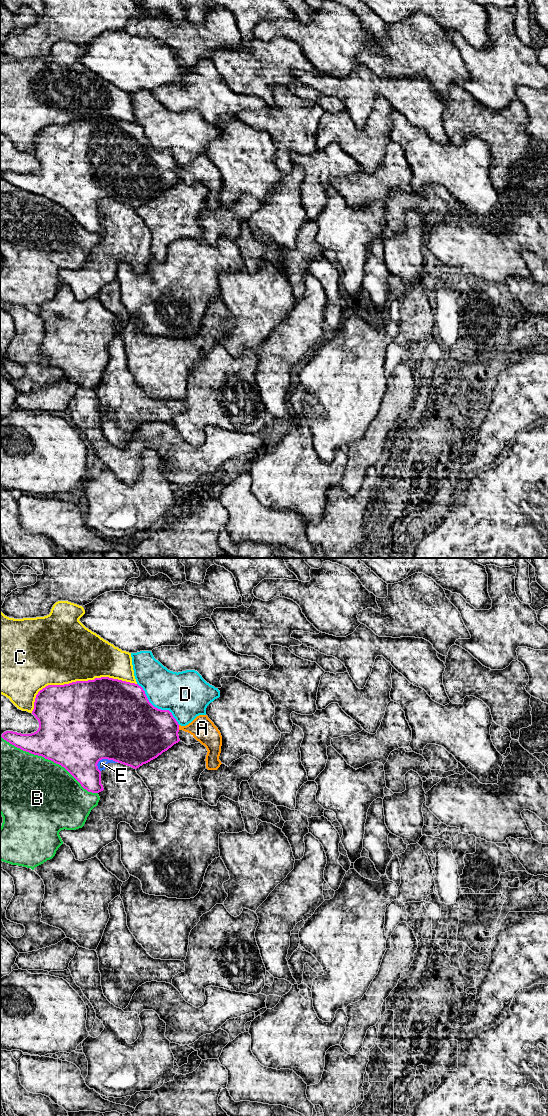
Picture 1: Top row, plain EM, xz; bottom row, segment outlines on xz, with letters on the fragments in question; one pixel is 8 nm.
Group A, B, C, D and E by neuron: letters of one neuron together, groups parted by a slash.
A / B / C / D / E

